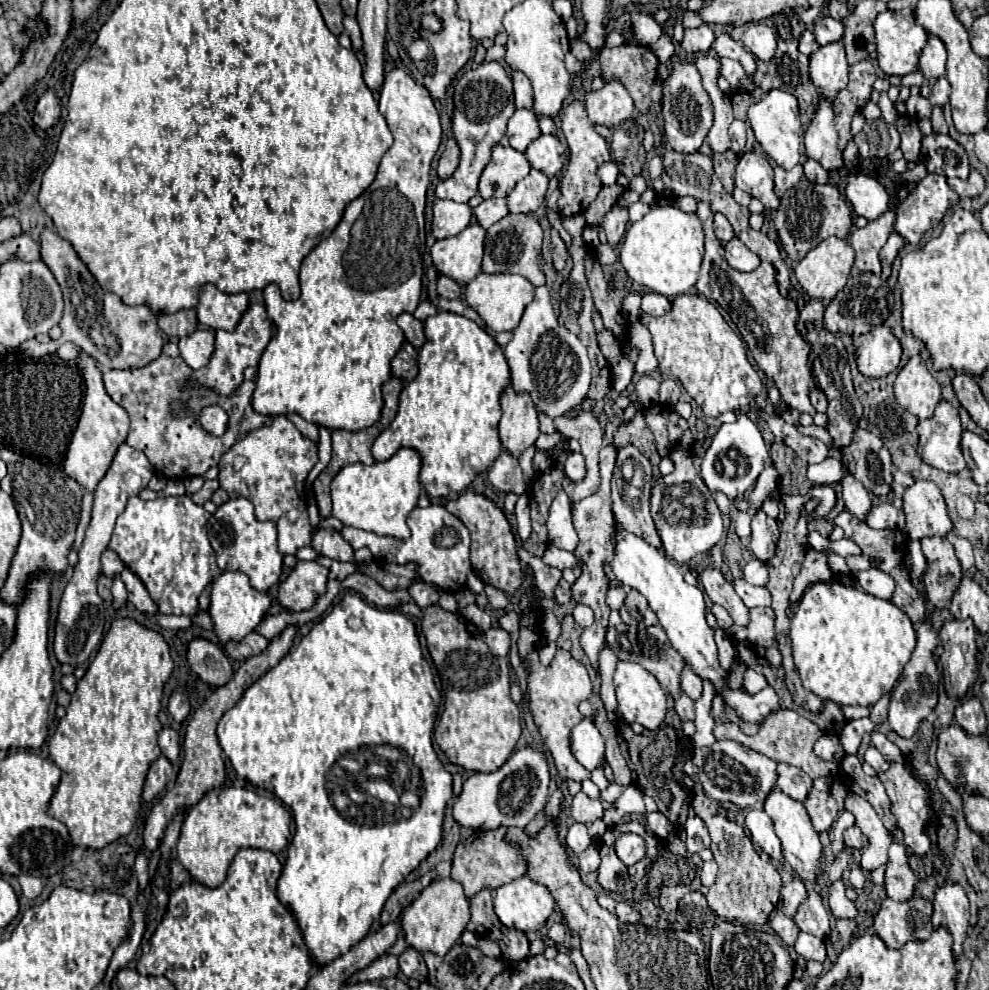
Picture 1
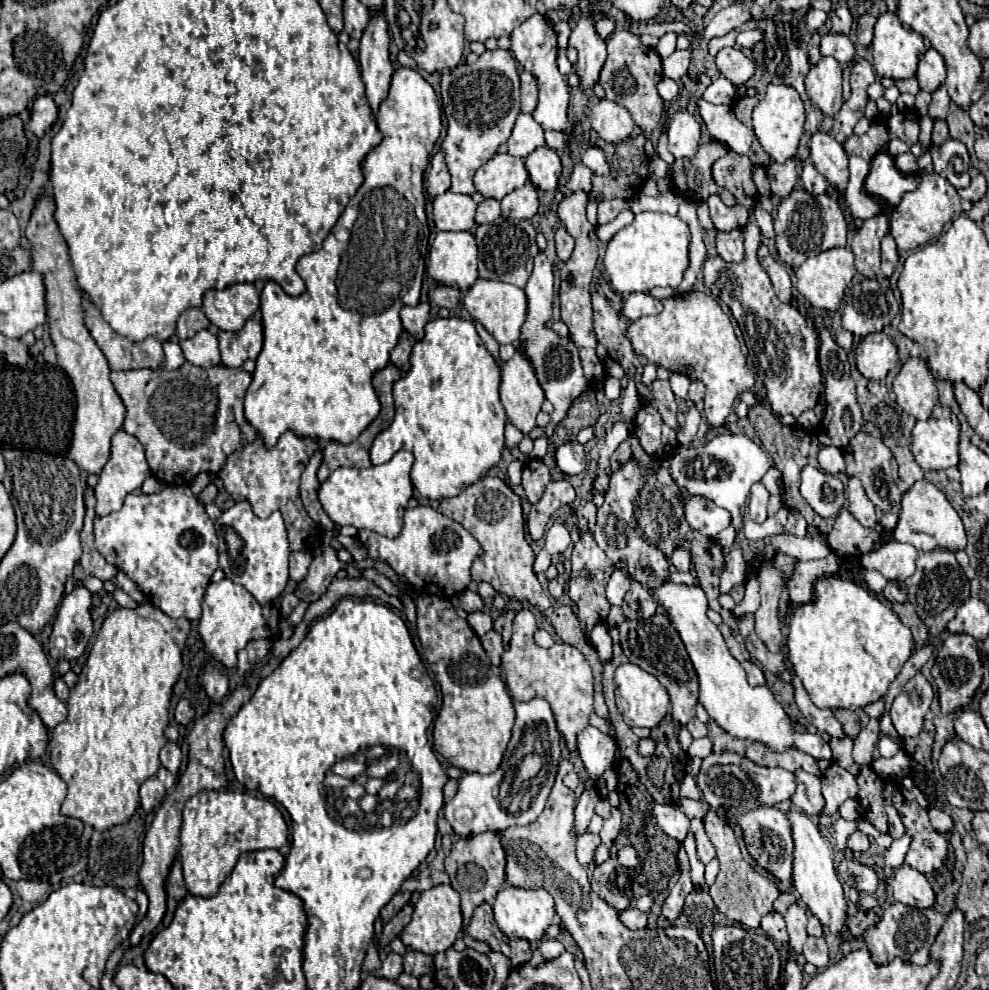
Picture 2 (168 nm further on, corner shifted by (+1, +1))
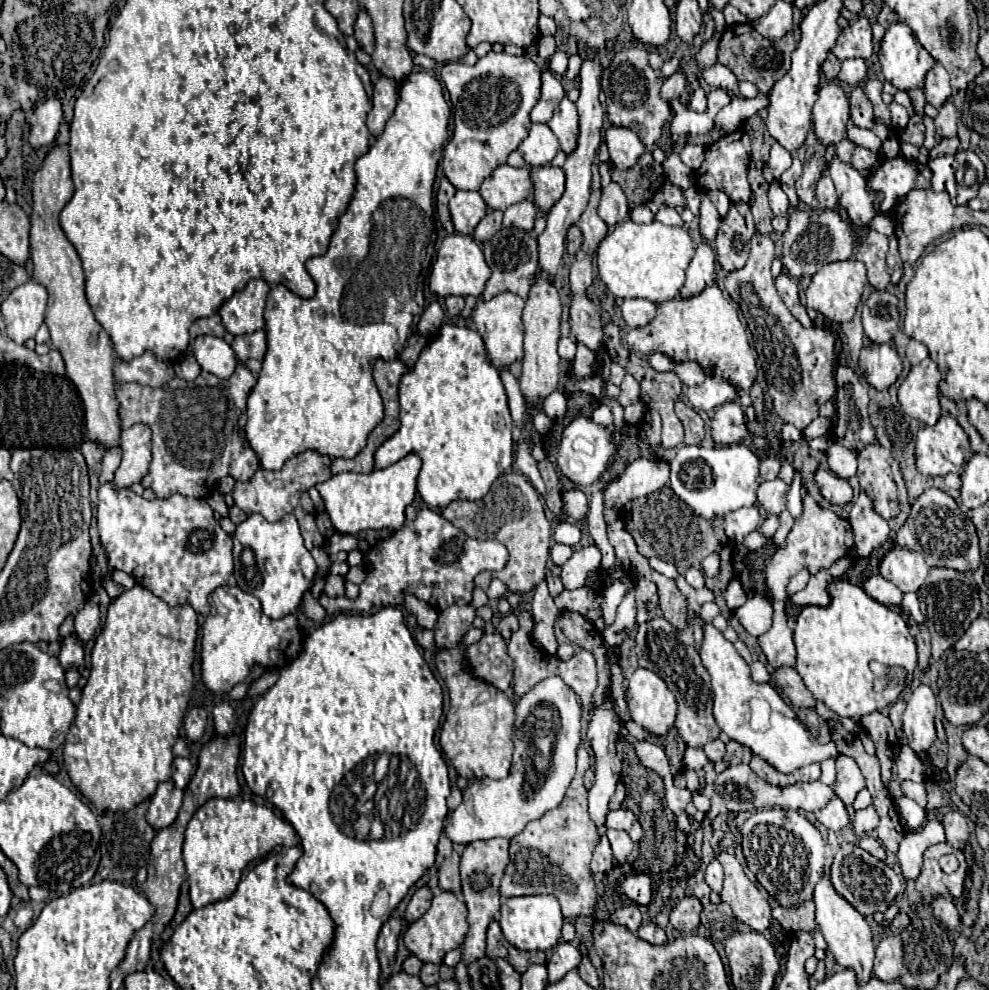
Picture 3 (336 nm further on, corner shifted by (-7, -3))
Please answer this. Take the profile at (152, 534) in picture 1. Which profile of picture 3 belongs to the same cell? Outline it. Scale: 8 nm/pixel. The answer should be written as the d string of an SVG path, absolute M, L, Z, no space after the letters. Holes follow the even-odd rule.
M101 484L97 502L97 522L101 544L107 550L107 558L113 570L123 570L131 574L139 586L151 590L157 598L165 600L169 606L189 604L197 614L209 614L209 594L227 584L233 572L231 558L231 536L219 526L213 516L211 506L203 498L189 498L173 494L169 498L145 500L131 490L115 490L113 484Z

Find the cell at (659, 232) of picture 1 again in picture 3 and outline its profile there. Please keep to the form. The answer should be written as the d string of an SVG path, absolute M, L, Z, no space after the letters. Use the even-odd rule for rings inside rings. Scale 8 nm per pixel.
M627 220L603 238L601 246L597 248L597 268L601 280L615 298L647 298L659 304L679 296L679 288L685 282L685 268L693 254L695 246L685 226L665 226L657 220L653 220L651 224L635 224Z

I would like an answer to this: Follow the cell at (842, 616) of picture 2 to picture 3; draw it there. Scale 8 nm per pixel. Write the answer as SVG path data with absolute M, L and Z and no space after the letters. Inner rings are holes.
M835 580L829 584L829 596L829 606L805 606L797 618L795 670L801 674L815 700L821 700L837 716L859 720L865 714L883 710L899 698L905 684L911 682L913 670L917 668L917 648L913 636L909 634L907 622L897 612L891 612L891 608L867 596L863 588L847 580Z

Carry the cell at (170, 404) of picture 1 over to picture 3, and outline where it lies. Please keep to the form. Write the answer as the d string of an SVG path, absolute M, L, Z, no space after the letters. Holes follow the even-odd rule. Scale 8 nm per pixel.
M239 364L231 378L219 380L207 372L201 372L193 382L183 378L173 378L161 388L151 388L145 384L133 386L137 382L125 382L117 388L117 400L121 404L121 426L129 428L135 422L147 424L153 432L153 460L147 478L143 478L145 488L153 488L157 498L169 498L171 494L203 498L223 476L233 476L235 480L249 480L257 466L257 454L243 438L241 426L247 420L245 402L255 386L255 376L245 364Z

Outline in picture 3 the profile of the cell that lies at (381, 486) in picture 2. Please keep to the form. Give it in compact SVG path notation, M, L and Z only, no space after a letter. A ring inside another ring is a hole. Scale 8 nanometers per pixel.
M407 454L399 462L395 462L389 468L373 470L369 474L357 474L357 472L341 472L337 476L331 476L327 482L317 484L327 514L333 522L333 526L341 534L359 534L363 530L401 530L405 522L405 508L415 498L415 480L421 470L421 458L417 454Z

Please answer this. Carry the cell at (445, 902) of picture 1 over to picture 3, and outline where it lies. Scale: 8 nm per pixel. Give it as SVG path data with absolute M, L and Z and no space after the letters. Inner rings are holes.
M439 892L433 896L431 908L417 920L413 922L407 932L405 932L405 946L409 952L413 952L421 962L433 962L441 964L443 956L455 948L459 948L465 940L469 926L467 926L467 906L457 900L451 892Z

